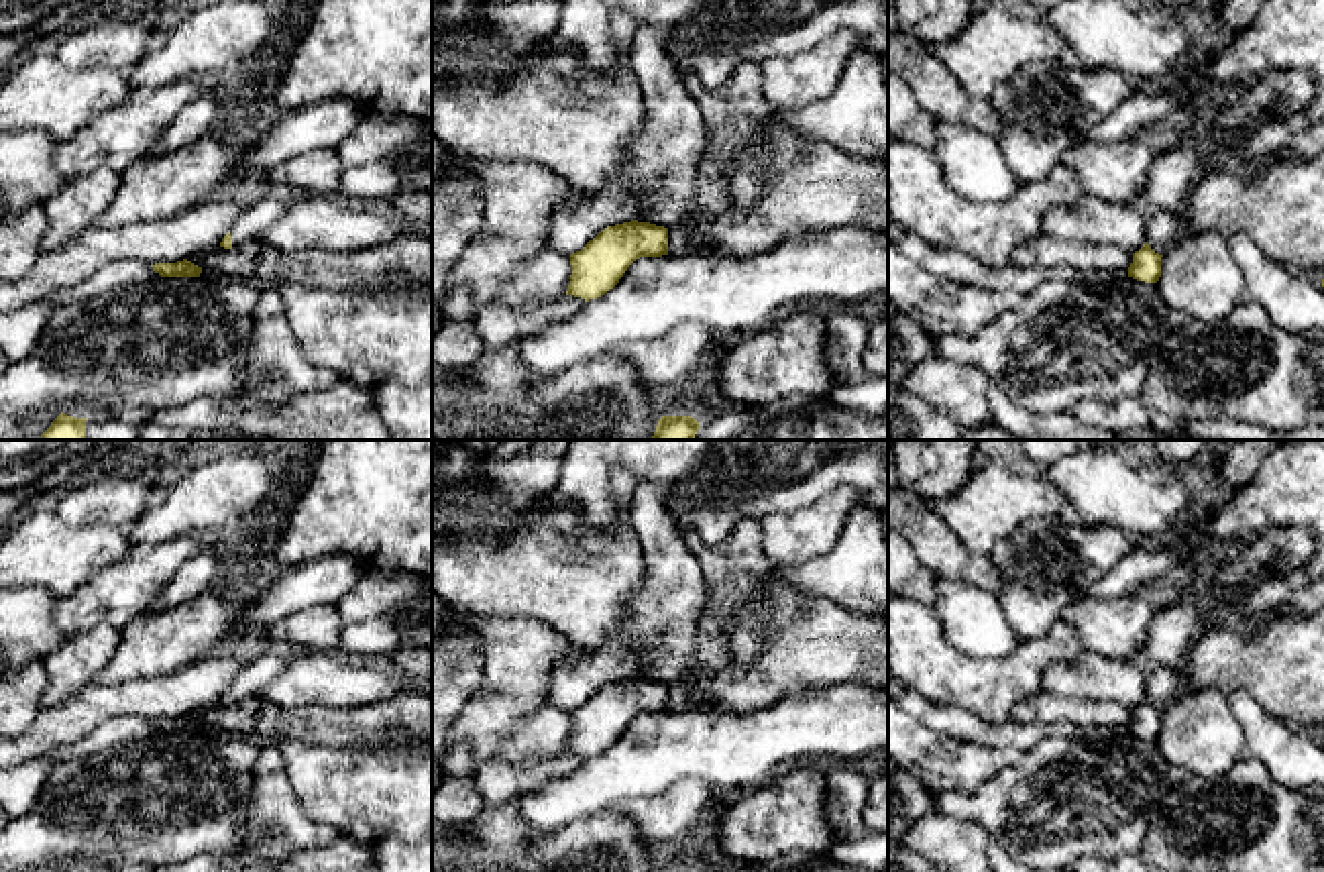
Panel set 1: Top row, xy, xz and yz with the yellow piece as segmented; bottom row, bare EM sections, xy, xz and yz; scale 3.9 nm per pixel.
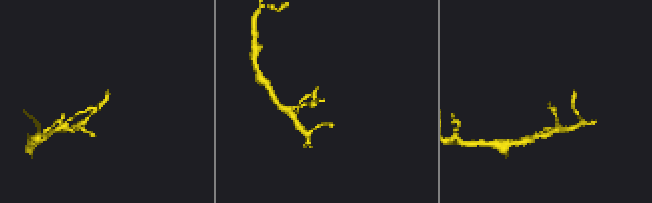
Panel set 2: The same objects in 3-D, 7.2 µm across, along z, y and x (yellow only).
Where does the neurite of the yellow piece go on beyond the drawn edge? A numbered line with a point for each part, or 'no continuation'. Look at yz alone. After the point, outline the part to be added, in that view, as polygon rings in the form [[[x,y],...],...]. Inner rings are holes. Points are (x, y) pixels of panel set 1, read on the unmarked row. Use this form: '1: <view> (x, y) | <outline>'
no continuation

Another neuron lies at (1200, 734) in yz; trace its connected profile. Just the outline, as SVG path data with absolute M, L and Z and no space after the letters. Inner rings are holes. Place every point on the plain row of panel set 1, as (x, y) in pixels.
M1181 689L1163 709L1155 742L1171 766L1202 778L1220 778L1245 756L1243 727L1218 689Z

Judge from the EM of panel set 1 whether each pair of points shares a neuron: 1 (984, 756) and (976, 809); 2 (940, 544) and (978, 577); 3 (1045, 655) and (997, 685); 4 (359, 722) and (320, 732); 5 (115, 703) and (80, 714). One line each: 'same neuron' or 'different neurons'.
1: different neurons
2: same neuron
3: same neuron
4: same neuron
5: same neuron

